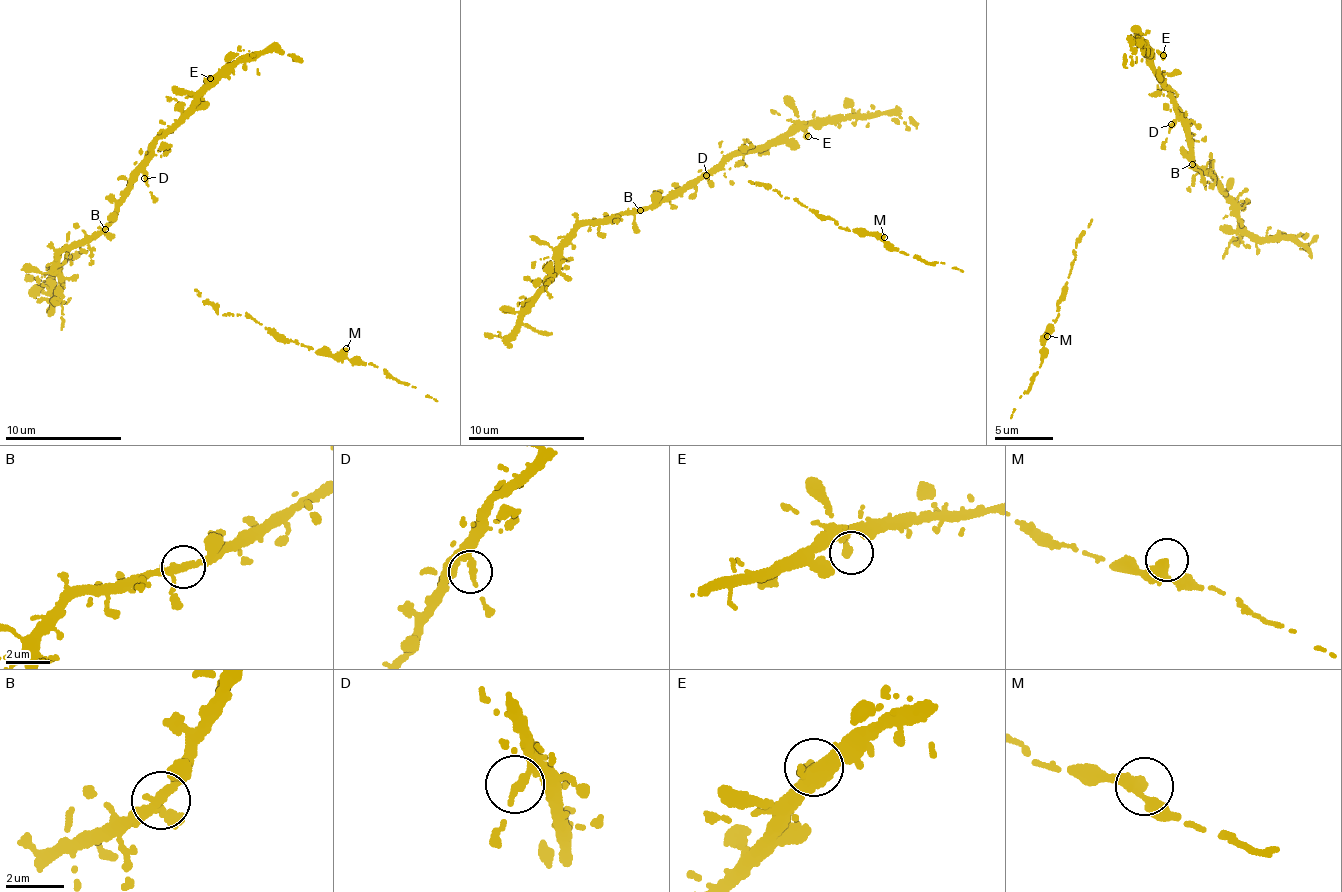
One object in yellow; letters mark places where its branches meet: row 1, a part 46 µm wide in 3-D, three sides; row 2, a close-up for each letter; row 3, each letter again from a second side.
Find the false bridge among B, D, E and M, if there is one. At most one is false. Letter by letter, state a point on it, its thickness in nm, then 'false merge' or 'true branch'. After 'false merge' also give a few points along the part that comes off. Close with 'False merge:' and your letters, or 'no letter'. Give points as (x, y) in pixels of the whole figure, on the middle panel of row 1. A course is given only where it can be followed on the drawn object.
B: at (640, 210); 240 nm thick; true branch
D: at (706, 175); 220 nm thick; true branch
E: at (808, 136); 340 nm thick; true branch
M: at (884, 237); 320 nm thick; true branch
False merge: no letter

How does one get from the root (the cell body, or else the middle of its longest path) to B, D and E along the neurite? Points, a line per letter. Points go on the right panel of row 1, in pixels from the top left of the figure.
B: (1160, 147), (1170, 132), (1171, 124), (1182, 121), (1191, 164)
D: (1160, 147), (1170, 132), (1171, 124)
E: (1160, 147), (1177, 118), (1175, 96), (1156, 72), (1151, 57), (1156, 52), (1163, 55)

